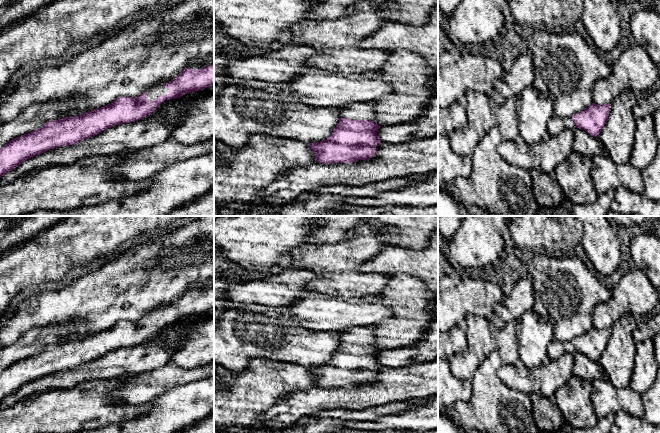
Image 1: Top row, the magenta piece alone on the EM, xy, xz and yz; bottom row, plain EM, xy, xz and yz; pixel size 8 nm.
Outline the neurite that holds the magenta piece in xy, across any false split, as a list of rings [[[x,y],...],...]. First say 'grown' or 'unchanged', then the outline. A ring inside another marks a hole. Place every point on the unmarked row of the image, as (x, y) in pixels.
grown; [[[214,284],[197,285],[188,288],[173,304],[157,308],[136,322],[118,321],[107,330],[82,339],[46,346],[41,352],[12,363],[0,373],[0,402],[31,381],[54,372],[76,368],[112,350],[141,344],[161,329],[180,322],[184,318],[203,314],[212,308],[214,308]]]

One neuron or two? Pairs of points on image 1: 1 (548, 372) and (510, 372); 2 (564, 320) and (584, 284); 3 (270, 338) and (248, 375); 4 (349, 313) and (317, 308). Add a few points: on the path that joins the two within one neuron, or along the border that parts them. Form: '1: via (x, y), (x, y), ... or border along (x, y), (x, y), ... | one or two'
1: via (539, 380), (528, 381), (519, 377) | one
2: via (564, 311), (564, 304), (575, 293) | one
3: border along (253, 358), (269, 358), (281, 362) | two
4: via (341, 313), (325, 313) | one

